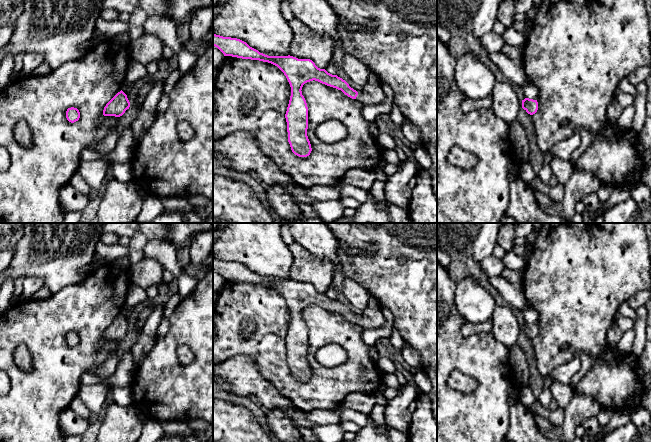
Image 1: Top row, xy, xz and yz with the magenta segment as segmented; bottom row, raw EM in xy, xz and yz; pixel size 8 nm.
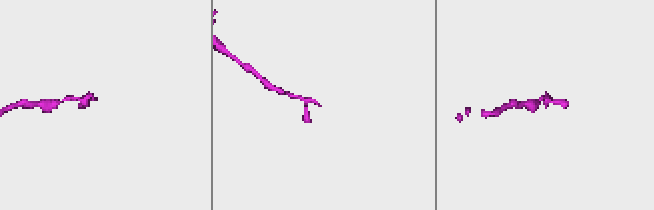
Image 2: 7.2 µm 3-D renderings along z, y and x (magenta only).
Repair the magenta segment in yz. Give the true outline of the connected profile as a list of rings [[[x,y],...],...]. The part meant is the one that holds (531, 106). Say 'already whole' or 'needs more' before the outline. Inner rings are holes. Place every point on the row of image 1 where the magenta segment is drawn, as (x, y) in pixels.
already whole; [[[525,98],[522,100],[522,108],[530,115],[533,115],[538,110],[538,102],[537,100]]]

